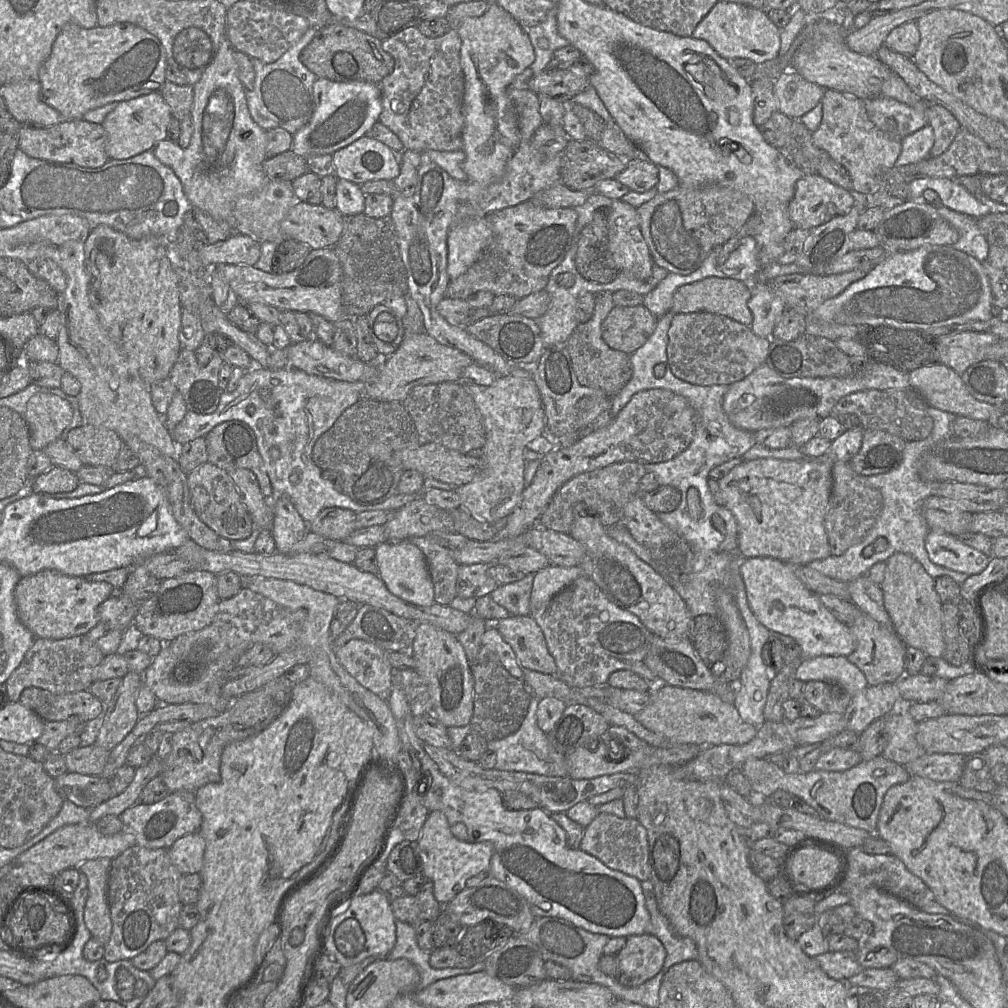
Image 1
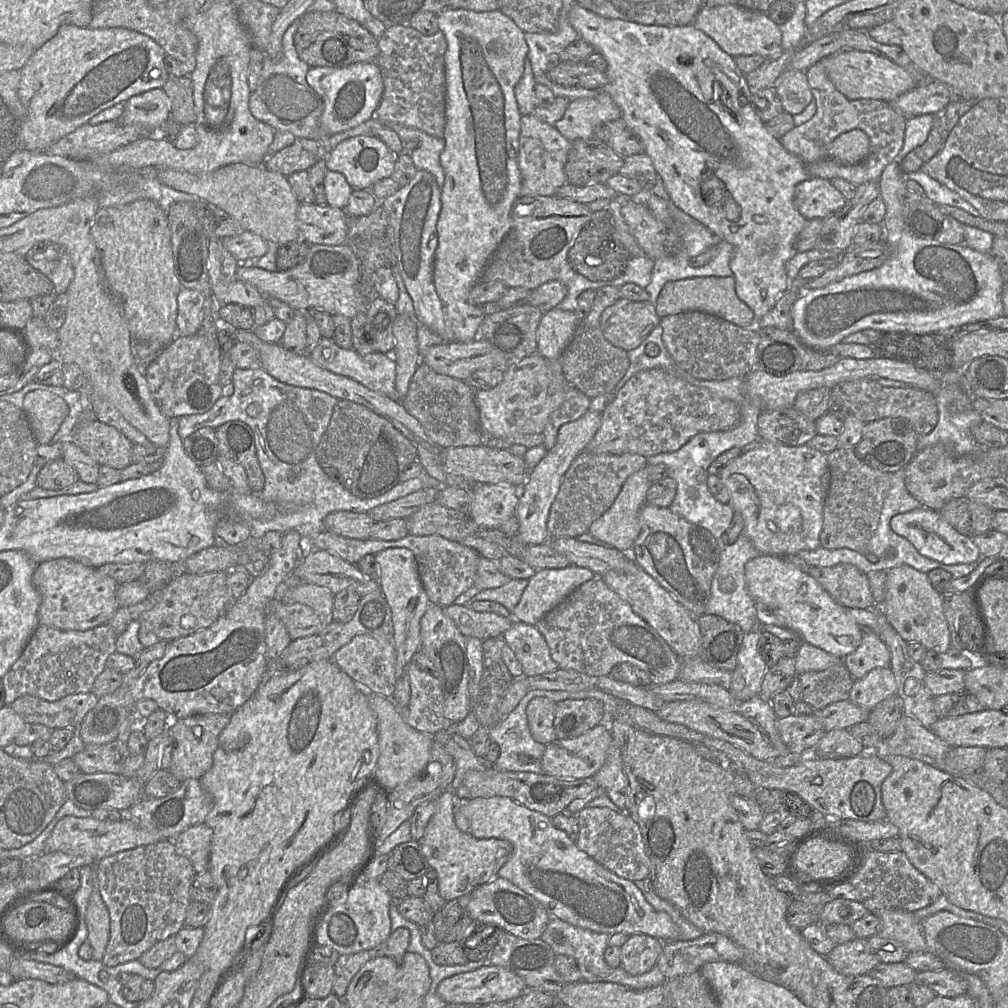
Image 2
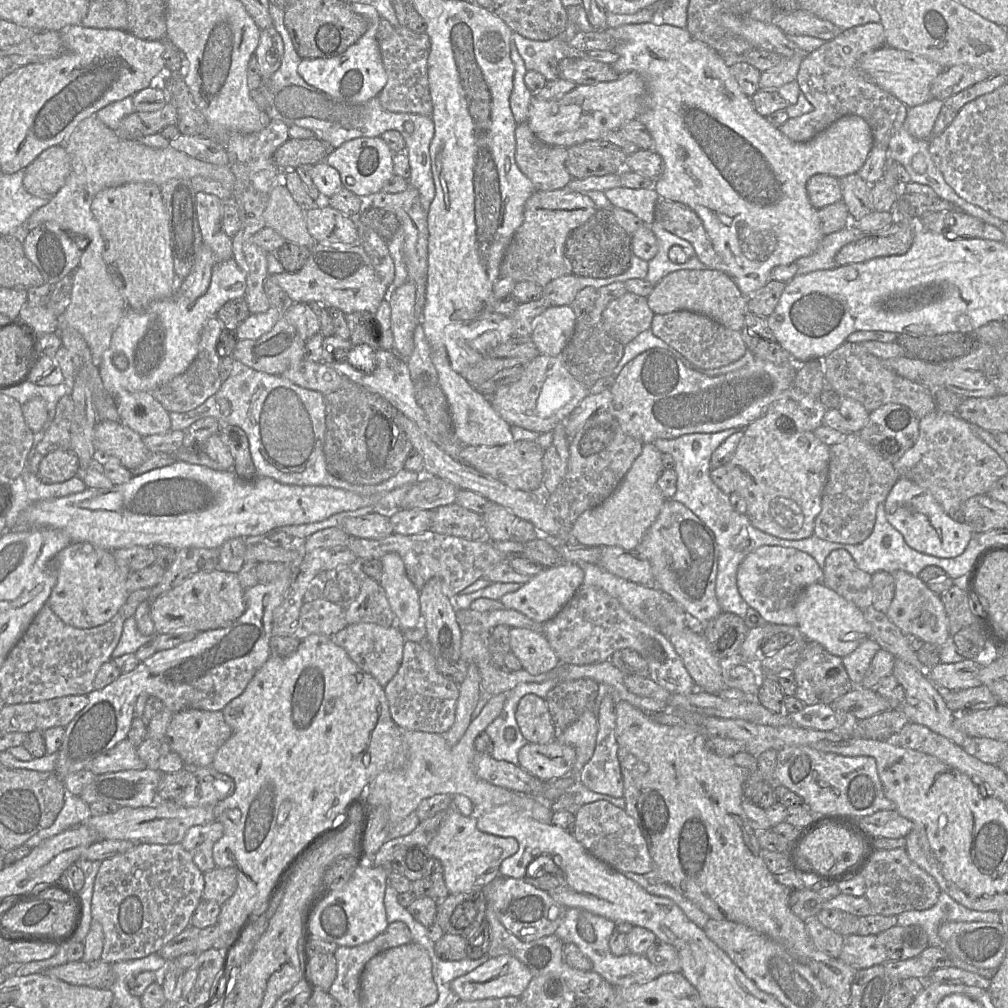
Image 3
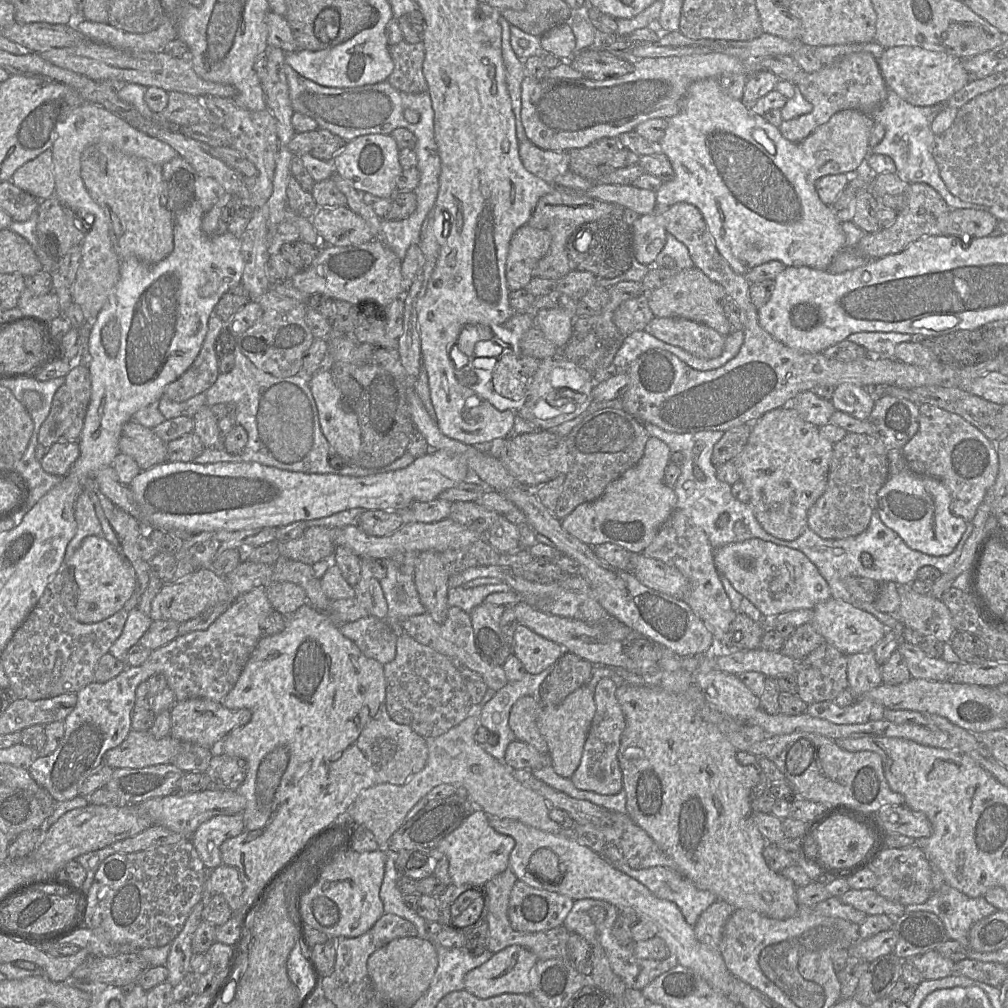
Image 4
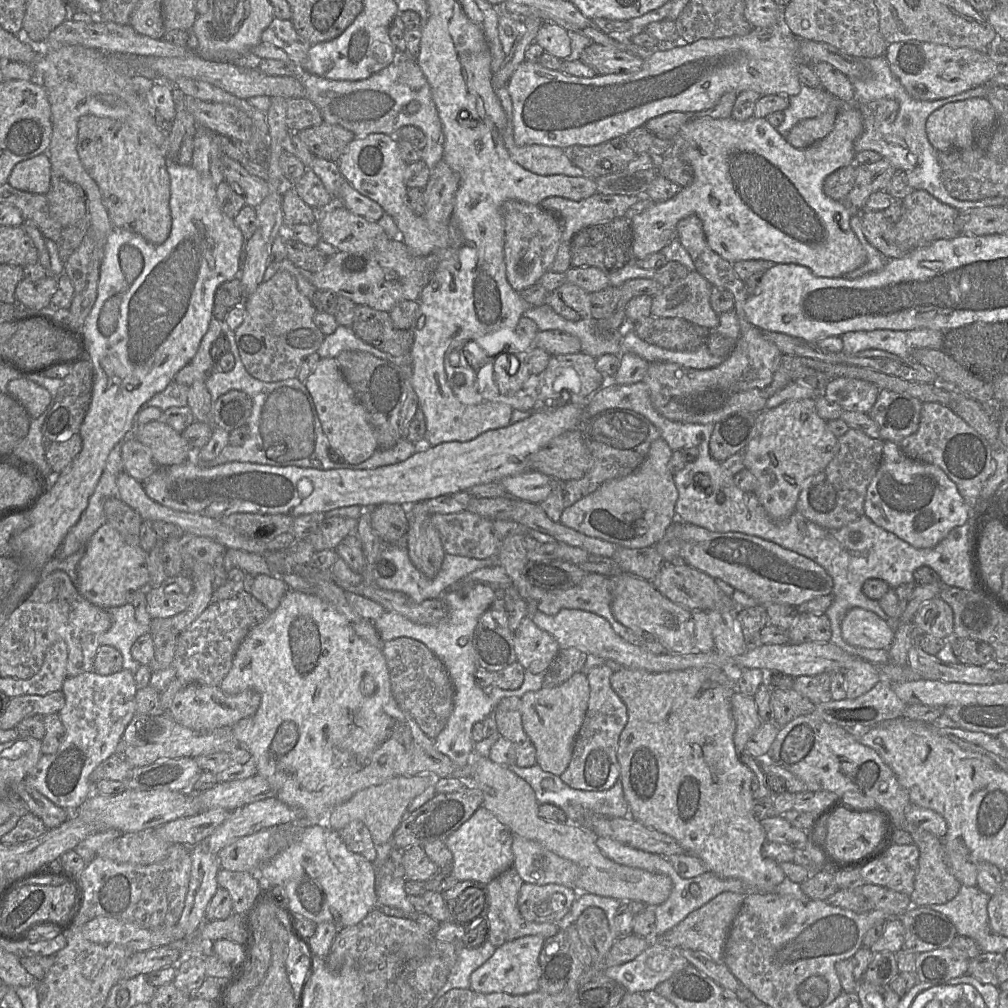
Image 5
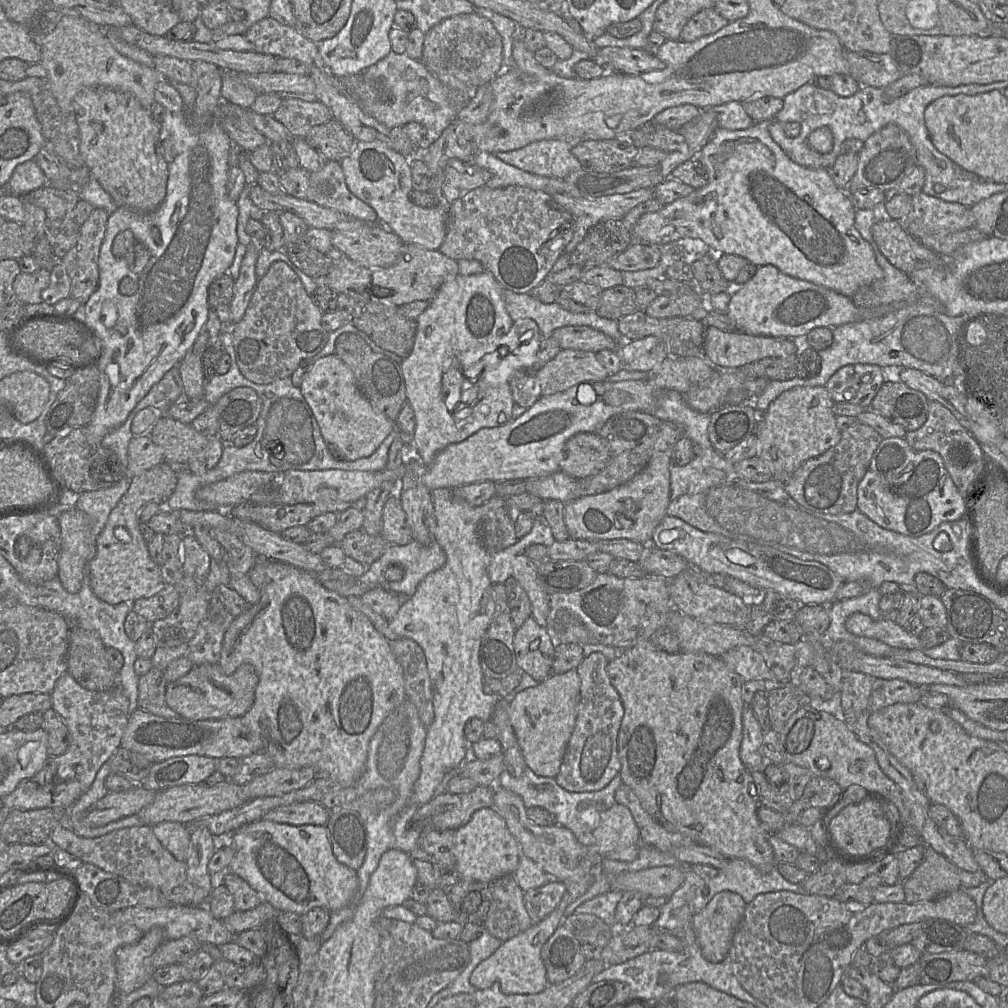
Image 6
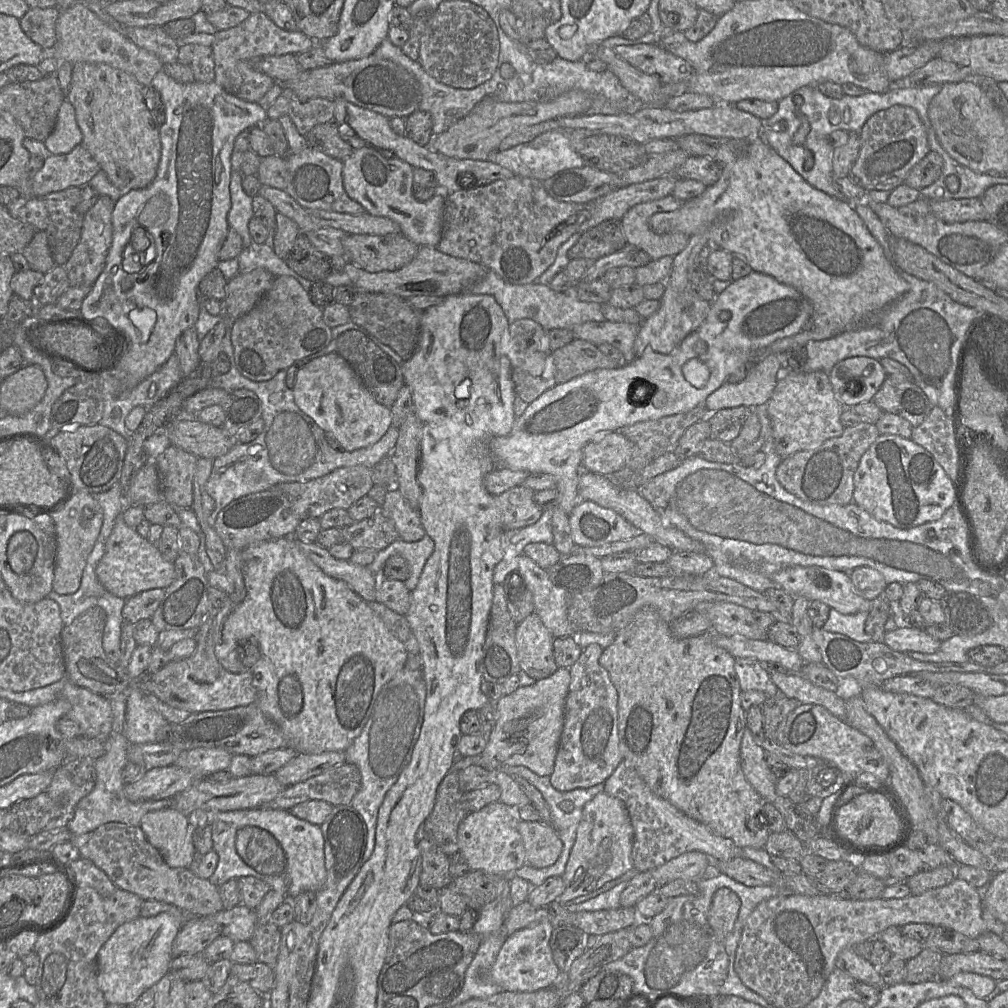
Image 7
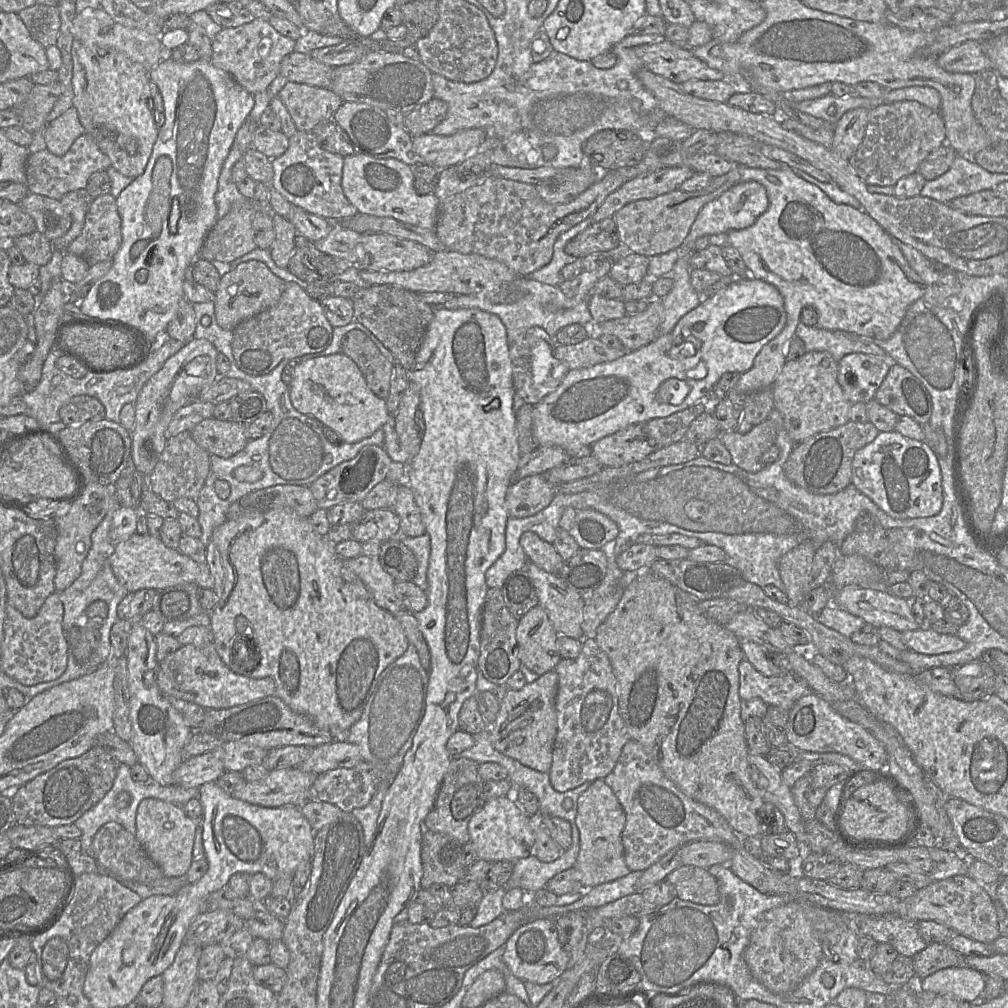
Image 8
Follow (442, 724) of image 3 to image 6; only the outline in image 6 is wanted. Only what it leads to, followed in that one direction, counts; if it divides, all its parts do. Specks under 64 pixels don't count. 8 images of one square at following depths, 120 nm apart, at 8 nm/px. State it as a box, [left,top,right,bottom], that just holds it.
[390,638,434,728]

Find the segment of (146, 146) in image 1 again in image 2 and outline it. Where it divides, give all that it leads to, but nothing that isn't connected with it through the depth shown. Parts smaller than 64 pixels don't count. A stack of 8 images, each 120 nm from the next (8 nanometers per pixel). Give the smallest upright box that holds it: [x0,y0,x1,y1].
[119,88,169,138]

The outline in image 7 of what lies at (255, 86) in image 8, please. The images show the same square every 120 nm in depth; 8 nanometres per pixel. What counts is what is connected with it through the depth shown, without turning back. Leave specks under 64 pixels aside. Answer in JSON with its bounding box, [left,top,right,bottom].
[211,11,314,103]

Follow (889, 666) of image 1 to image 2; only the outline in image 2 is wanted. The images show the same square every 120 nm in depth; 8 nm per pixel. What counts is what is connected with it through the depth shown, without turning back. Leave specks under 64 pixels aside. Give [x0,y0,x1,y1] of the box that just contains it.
[843,633,890,680]

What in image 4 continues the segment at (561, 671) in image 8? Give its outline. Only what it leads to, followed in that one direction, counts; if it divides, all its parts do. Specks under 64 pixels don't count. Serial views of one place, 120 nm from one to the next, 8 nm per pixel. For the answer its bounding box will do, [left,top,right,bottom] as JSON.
[570,678,626,795]

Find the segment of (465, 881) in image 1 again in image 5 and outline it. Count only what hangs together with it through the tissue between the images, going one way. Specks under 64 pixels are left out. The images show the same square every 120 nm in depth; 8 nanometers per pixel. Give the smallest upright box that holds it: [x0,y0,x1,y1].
[445,807,513,884]

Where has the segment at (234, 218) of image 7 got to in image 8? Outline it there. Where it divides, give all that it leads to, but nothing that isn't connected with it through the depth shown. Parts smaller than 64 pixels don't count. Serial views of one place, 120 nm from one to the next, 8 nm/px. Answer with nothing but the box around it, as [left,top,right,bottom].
[215,146,246,218]

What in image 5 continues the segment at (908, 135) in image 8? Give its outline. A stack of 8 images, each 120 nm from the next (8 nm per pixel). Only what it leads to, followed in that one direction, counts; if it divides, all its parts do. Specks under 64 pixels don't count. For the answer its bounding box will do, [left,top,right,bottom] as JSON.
[842,158,897,216]

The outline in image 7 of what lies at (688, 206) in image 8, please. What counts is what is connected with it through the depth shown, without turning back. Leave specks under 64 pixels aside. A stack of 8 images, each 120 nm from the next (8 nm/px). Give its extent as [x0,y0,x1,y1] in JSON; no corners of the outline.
[620,195,690,260]

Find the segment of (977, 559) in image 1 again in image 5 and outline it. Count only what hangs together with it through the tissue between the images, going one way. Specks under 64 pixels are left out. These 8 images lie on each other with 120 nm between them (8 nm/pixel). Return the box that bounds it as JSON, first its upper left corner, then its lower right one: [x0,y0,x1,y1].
[864,441,970,548]

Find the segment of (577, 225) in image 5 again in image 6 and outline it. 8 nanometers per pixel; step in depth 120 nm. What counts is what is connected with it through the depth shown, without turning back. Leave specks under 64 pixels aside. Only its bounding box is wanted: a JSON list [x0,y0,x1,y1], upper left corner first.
[551,188,654,253]

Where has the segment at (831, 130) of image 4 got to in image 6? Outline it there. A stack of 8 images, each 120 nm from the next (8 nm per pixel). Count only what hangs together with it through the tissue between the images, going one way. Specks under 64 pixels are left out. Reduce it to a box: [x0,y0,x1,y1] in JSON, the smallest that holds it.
[633,122,883,298]

